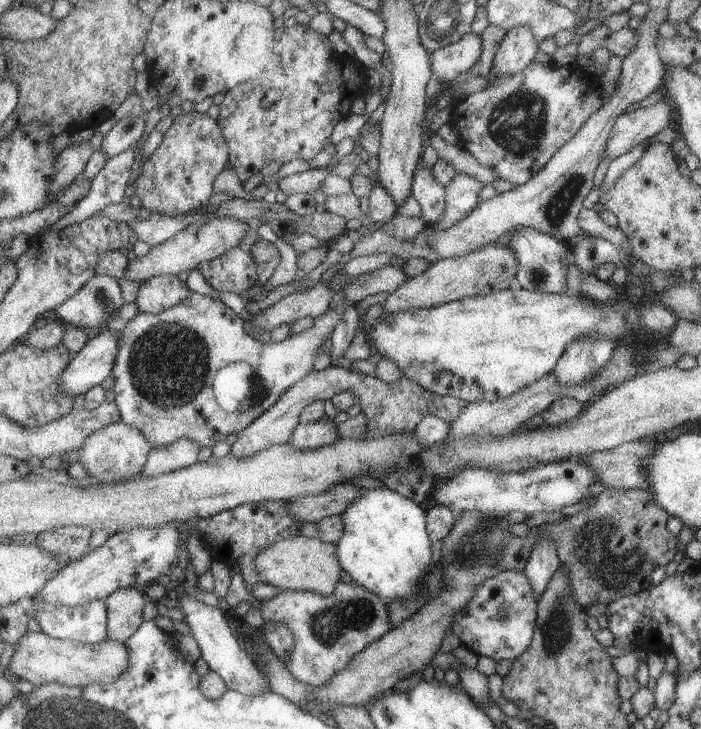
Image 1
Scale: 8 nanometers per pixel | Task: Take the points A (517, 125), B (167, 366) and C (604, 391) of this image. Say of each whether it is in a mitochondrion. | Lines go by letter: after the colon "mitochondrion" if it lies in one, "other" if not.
A: mitochondrion
B: mitochondrion
C: other

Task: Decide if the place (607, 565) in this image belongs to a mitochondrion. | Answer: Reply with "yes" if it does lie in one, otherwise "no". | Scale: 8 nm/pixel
yes

